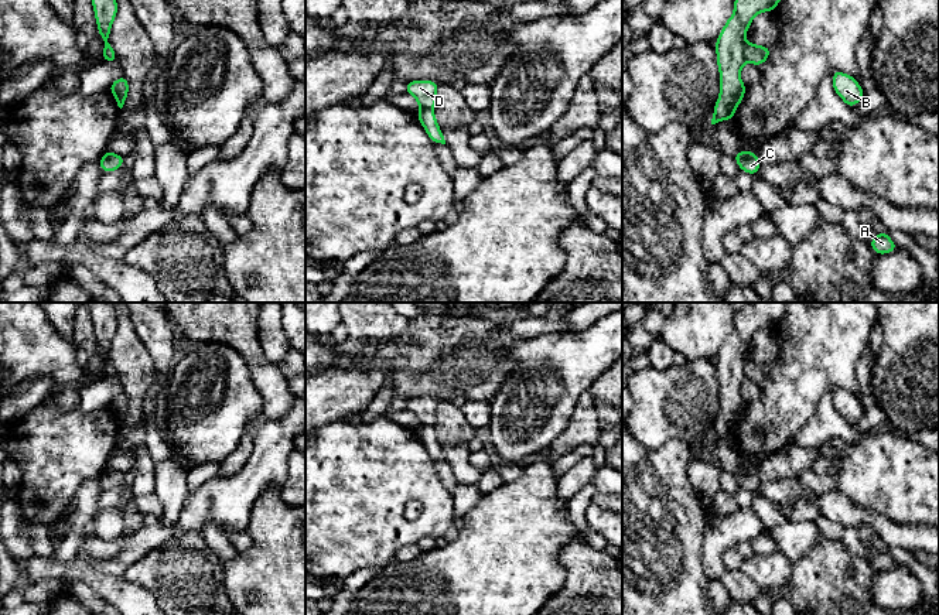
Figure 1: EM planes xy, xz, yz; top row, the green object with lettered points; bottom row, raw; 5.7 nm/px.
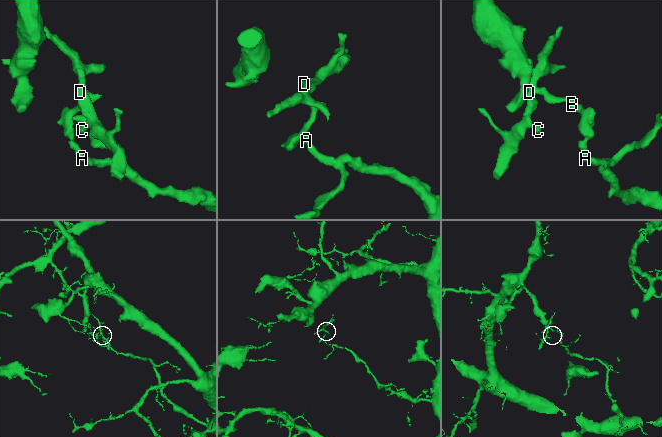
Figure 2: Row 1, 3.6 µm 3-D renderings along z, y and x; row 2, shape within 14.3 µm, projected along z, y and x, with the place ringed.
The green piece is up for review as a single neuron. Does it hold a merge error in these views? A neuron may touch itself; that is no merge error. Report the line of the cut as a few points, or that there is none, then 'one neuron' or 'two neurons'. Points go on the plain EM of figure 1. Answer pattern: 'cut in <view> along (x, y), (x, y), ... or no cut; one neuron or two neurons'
cut in yz along (744, 361), (744, 375), (747, 378); two neurons

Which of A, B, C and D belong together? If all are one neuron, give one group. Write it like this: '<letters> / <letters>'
A B / C D

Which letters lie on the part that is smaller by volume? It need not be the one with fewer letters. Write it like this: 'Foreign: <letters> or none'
Foreign: C, D

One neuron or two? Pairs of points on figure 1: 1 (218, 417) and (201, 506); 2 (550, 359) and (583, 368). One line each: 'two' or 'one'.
1: two
2: one

